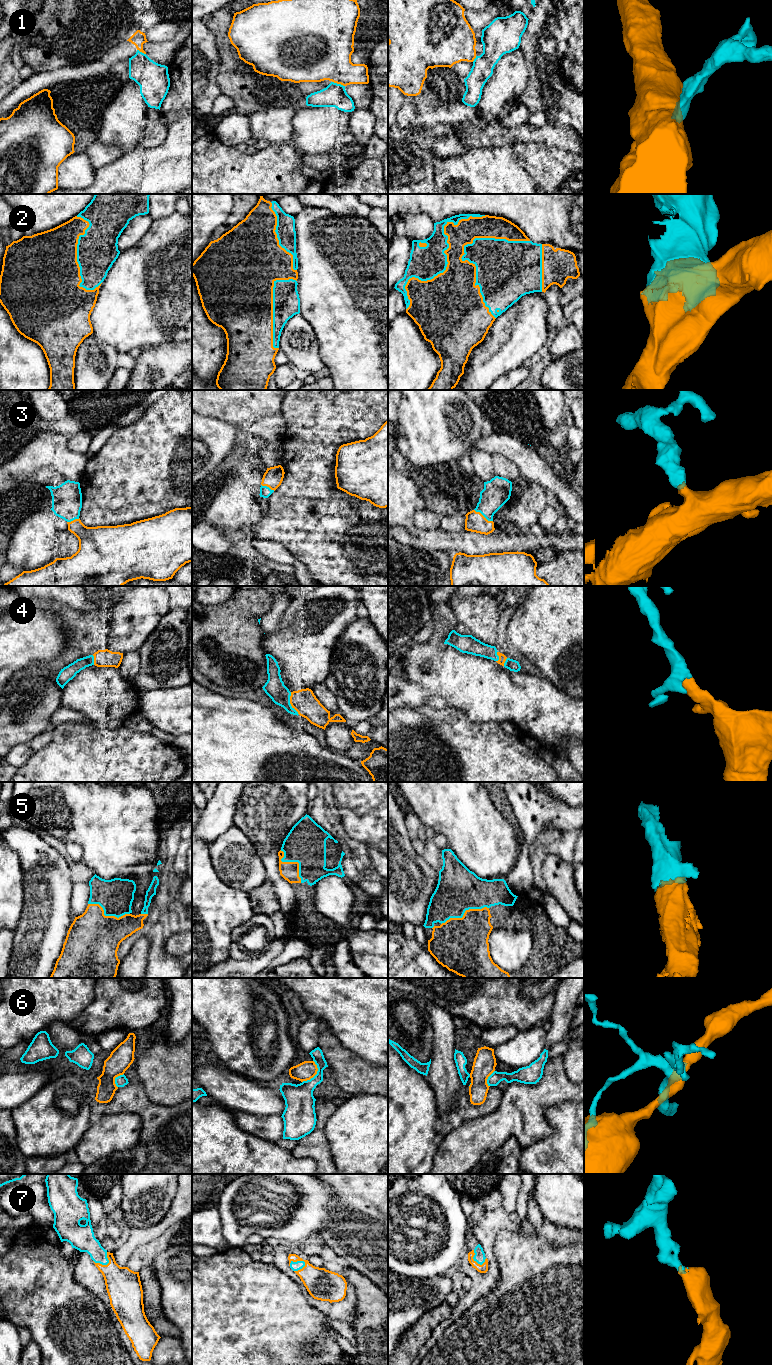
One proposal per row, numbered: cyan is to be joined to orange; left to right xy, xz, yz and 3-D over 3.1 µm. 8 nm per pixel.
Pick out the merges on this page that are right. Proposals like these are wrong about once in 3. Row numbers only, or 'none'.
2, 3, 4, 5, 7

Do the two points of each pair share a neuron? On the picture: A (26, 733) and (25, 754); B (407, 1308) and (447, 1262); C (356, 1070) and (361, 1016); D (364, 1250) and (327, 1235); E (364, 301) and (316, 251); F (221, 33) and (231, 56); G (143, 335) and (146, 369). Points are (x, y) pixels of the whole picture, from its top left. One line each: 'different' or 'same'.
A: different
B: different
C: different
D: same
E: same
F: same
G: different

